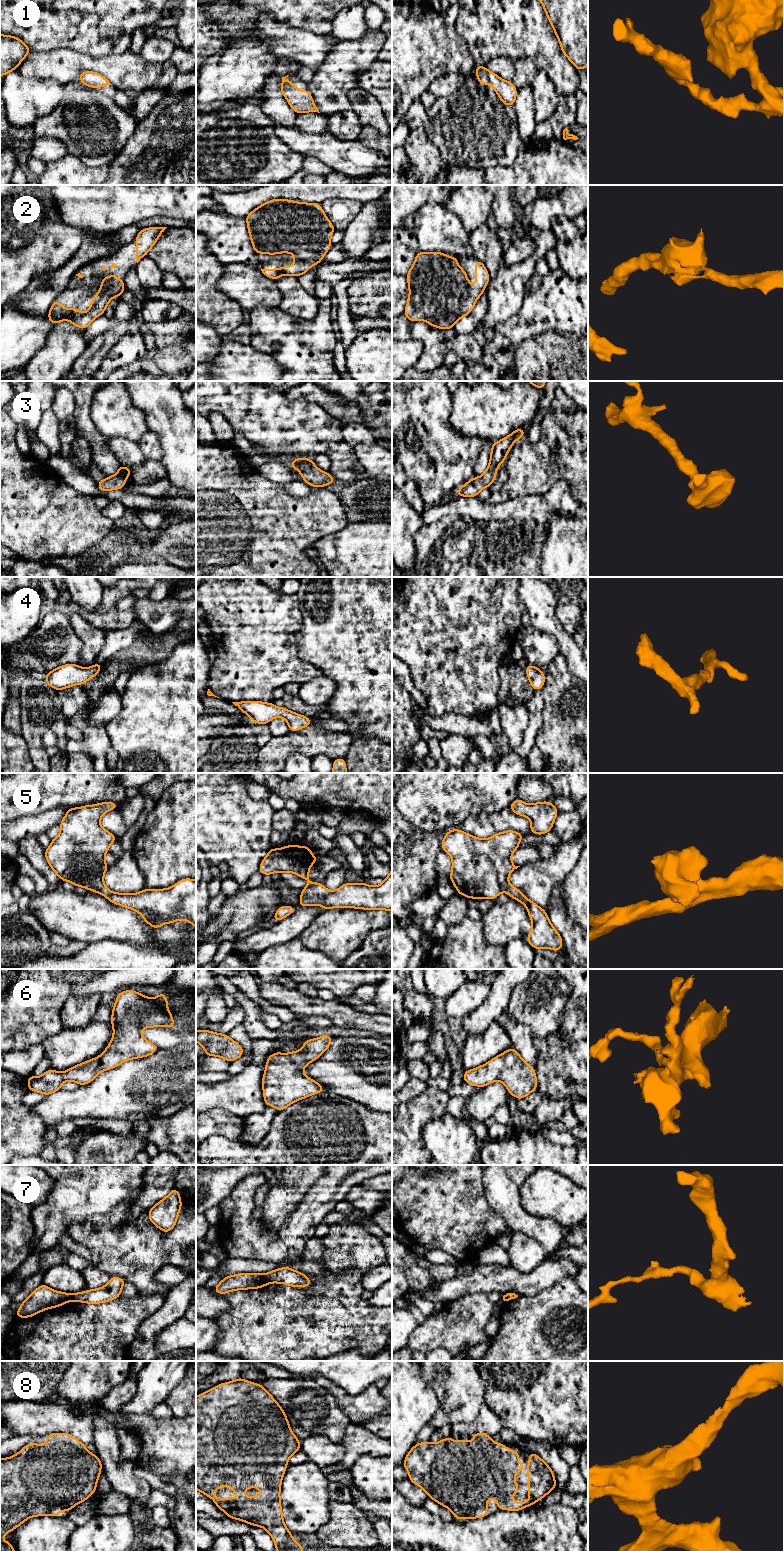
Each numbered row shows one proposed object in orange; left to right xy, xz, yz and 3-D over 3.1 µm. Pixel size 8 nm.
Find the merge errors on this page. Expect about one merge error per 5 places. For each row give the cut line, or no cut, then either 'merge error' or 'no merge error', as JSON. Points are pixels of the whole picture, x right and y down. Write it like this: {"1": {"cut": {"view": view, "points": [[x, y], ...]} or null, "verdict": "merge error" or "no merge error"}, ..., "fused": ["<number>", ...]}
{"1": {"cut": null, "verdict": "no merge error"}, "2": {"cut": null, "verdict": "no merge error"}, "3": {"cut": null, "verdict": "no merge error"}, "4": {"cut": null, "verdict": "no merge error"}, "5": {"cut": null, "verdict": "no merge error"}, "6": {"cut": null, "verdict": "no merge error"}, "7": {"cut": {"view": "xz", "points": [[263, 1275], [269, 1282]]}, "verdict": "merge error"}, "8": {"cut": null, "verdict": "no merge error"}, "fused": ["7"]}

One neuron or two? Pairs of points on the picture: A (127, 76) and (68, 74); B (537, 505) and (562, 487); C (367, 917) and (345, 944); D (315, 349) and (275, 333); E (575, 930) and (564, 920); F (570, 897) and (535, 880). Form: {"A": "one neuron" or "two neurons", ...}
{"A": "one neuron", "B": "one neuron", "C": "one neuron", "D": "one neuron", "E": "one neuron", "F": "two neurons"}

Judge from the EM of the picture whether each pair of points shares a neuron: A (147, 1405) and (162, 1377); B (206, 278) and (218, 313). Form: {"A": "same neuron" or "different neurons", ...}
{"A": "same neuron", "B": "same neuron"}

